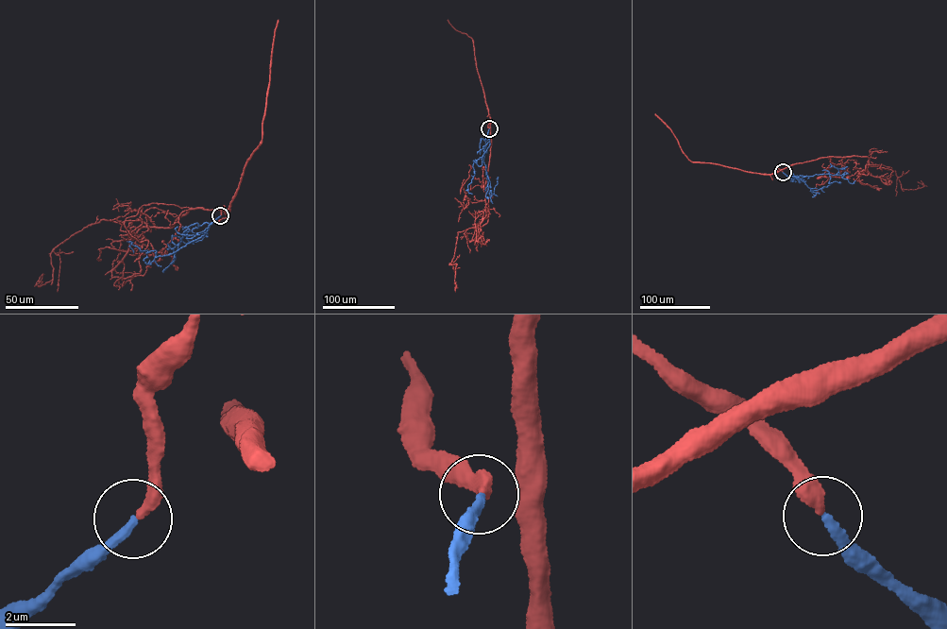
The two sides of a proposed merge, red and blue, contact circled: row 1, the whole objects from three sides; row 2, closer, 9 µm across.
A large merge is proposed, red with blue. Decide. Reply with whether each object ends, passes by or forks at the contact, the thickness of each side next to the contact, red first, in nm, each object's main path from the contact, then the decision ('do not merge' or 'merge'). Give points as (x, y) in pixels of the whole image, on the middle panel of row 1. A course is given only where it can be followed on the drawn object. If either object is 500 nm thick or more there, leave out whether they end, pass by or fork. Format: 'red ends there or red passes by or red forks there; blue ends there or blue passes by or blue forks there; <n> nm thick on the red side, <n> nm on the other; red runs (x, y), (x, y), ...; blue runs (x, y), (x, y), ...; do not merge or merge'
red ends there; blue ends there; 380 nm thick on the red side, 260 nm on the other; red runs (489, 128), (487, 222), (458, 232), (449, 263), (456, 263), (455, 288), (454, 282); blue runs (489, 128), (483, 161), (488, 180), (485, 196), (489, 197), (491, 190), (492, 203); merge

